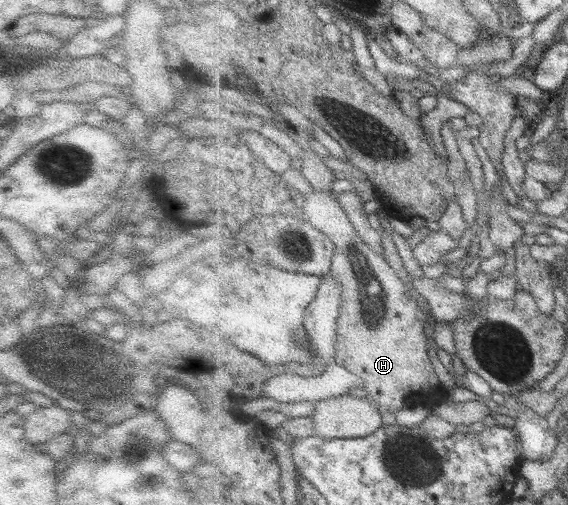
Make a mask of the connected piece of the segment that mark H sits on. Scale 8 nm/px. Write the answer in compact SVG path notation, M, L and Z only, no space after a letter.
M315 191L304 196L305 220L322 231L336 247L330 272L340 284L343 303L335 362L364 380L361 389L367 392L365 399L371 401L381 414L395 414L409 406L408 394L427 394L427 386L439 384L423 331L425 314L389 262L362 241L337 196Z

